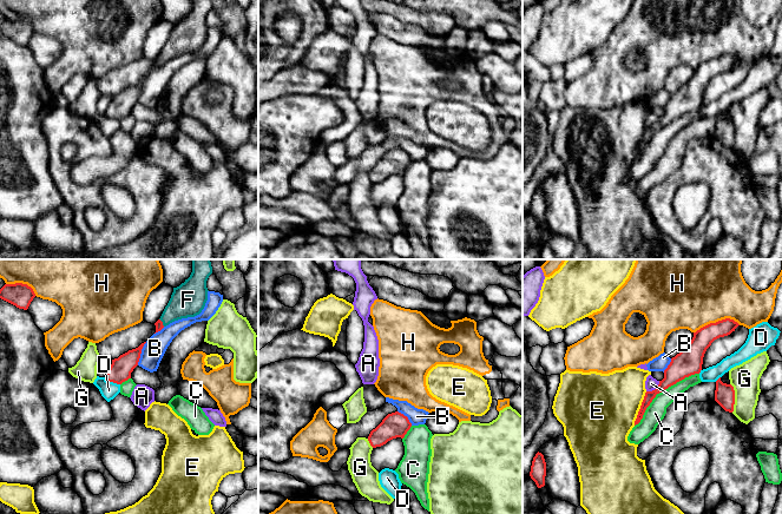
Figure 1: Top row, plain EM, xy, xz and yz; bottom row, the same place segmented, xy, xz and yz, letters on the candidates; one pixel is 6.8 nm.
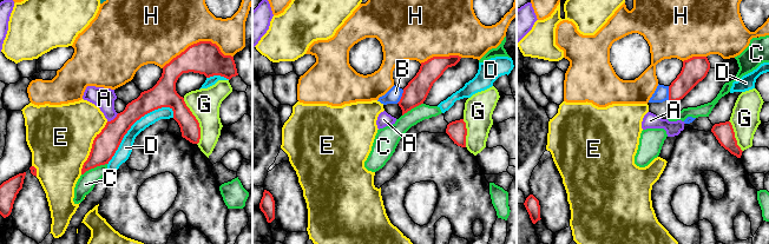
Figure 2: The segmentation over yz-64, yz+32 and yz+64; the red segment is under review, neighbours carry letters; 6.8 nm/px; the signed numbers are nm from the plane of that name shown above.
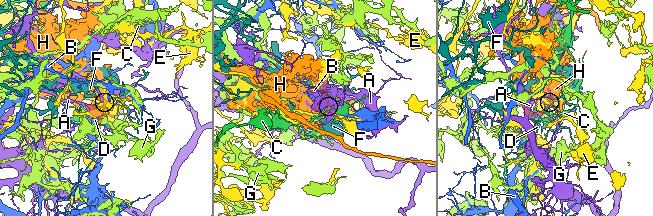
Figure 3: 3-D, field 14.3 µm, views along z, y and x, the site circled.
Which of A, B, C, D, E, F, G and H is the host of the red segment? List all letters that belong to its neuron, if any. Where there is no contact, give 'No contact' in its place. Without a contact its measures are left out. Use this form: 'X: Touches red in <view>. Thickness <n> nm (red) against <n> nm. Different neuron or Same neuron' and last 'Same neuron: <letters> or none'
A: Touches red in yz. Thickness 170 nm (red) against 90 nm. Different neuron
B: Touches red in xy. Thickness 150 nm (red) against 150 nm. Different neuron
C: Touches red in yz. Thickness 170 nm (red) against 140 nm. Different neuron
D: Touches red in xy. Thickness 150 nm (red) against 120 nm. Different neuron
E: Touches red in yz. Thickness 70 nm (red) against 460 nm. Different neuron
F: Touches red in xy. Thickness 50 nm (red) against 240 nm. Same neuron
G: Touches red in yz. Thickness 140 nm (red) against 200 nm. Different neuron
H: Touches red in yz. Thickness 140 nm (red) against 500 nm. Different neuron
Same neuron: F

